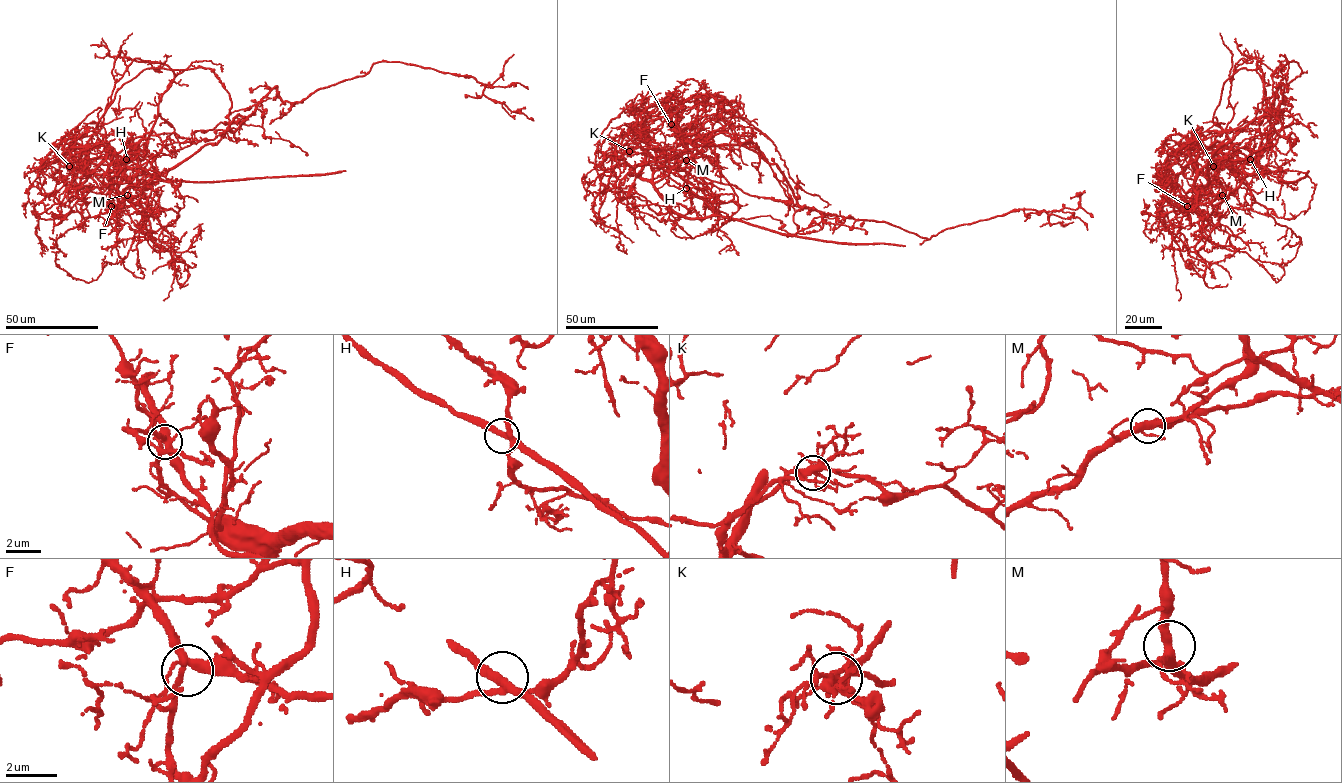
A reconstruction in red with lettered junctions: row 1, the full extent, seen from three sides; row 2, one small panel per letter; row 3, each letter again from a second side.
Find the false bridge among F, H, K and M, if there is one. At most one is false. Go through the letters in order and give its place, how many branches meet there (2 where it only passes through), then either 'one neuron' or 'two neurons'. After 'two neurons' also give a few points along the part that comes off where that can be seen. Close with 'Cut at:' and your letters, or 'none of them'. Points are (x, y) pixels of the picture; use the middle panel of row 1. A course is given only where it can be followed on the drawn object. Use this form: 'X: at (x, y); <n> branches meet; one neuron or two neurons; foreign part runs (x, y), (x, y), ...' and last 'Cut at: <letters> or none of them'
F: at (671, 124); 4 branches meet; one neuron
H: at (686, 188); 4 branches meet; one neuron
K: at (629, 151); 10 branches meet; two neurons; foreign part runs (629, 151), (619, 159), (637, 174), (647, 152), (657, 161), (664, 151), (710, 180), (788, 202), (752, 144)
M: at (686, 160); 4 branches meet; one neuron
Cut at: K

